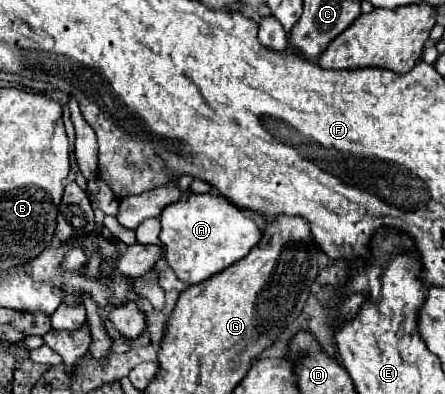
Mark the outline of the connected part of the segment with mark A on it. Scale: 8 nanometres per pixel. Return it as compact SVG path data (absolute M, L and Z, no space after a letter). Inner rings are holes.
M188 193L186 199L166 205L160 215L160 225L166 261L176 277L188 285L196 285L240 261L262 235L256 223L230 203L230 199L212 193Z

